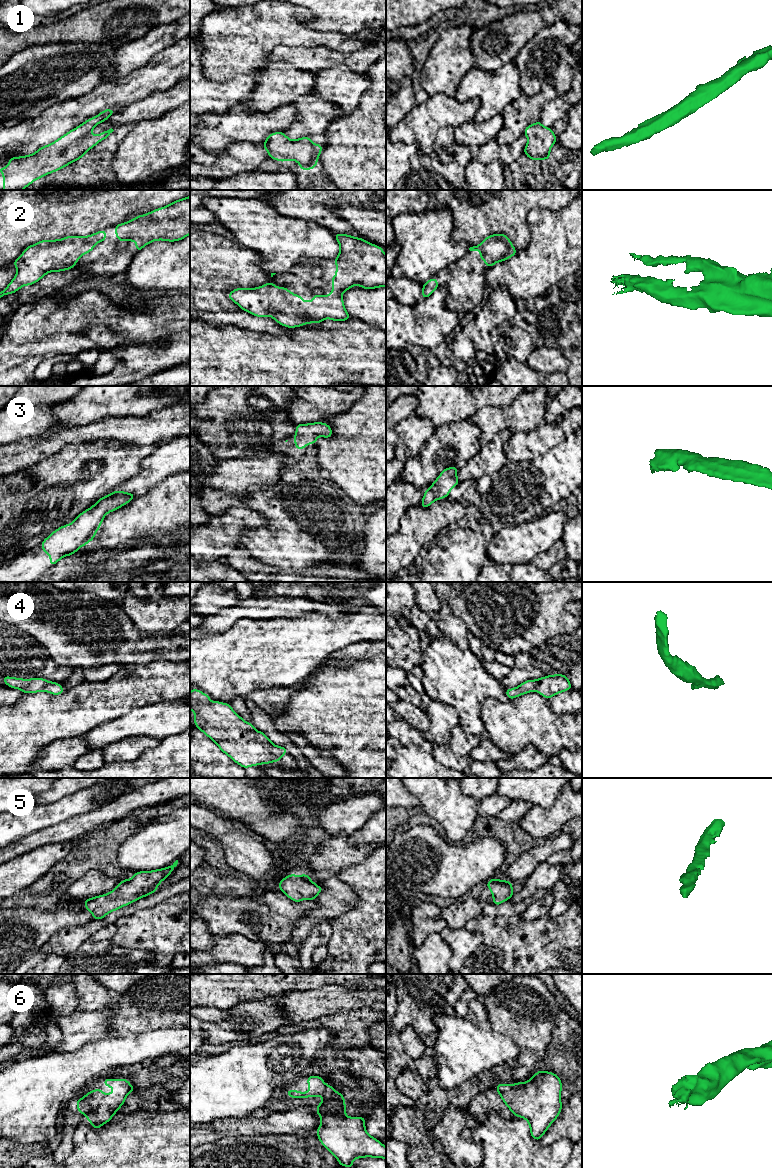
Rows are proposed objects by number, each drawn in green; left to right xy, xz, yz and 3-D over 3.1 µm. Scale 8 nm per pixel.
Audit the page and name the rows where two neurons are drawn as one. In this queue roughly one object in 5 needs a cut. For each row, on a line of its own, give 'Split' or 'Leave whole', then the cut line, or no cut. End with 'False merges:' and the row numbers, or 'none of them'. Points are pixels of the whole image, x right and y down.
1: Leave whole. No split
2: Leave whole. No split
3: Leave whole. No split
4: Leave whole. No split
5: Leave whole. No split
6: Leave whole. No split
False merges: none of them

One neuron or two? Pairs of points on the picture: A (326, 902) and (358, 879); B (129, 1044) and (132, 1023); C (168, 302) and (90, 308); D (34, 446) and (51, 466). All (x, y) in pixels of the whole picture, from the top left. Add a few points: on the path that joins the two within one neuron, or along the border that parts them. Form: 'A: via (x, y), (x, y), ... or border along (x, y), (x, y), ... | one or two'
A: border along (342, 882), (357, 898), (349, 910) | two
B: border along (154, 1029), (127, 1033), (122, 1036), (108, 1035) | two
C: via (149, 315), (121, 315), (109, 309) | one
D: border along (64, 445), (56, 453), (39, 461), (28, 470) | two

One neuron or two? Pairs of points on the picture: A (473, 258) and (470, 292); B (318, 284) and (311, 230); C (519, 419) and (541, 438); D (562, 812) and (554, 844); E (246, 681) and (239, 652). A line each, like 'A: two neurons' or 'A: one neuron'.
A: one neuron
B: two neurons
C: two neurons
D: two neurons
E: one neuron

